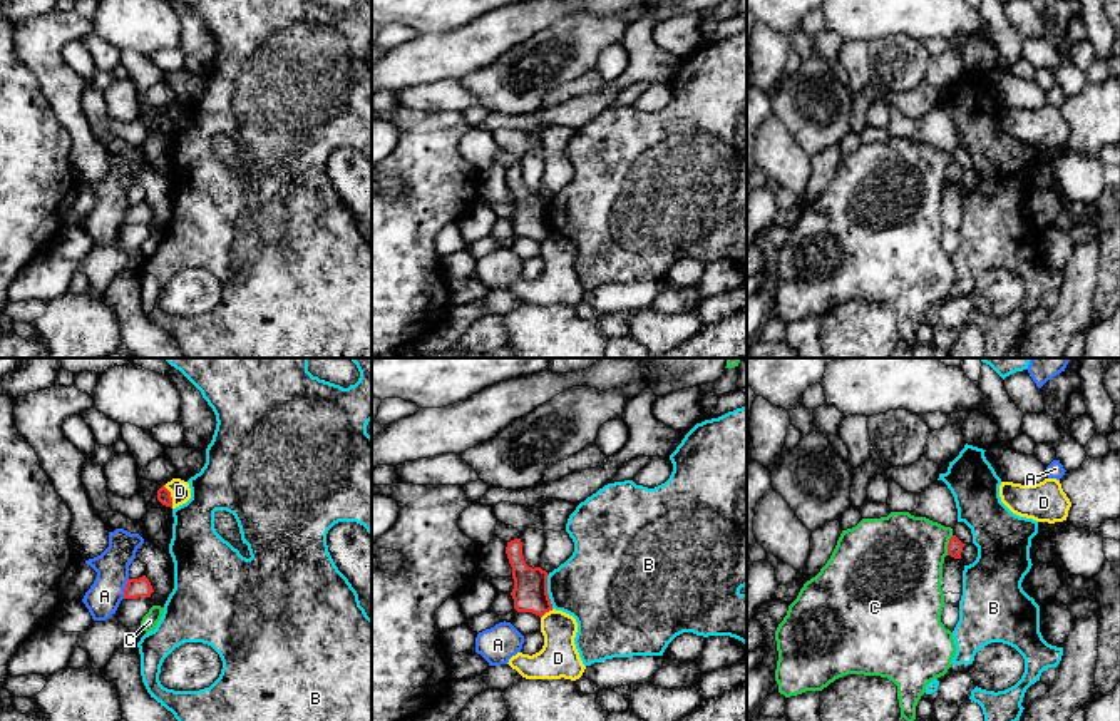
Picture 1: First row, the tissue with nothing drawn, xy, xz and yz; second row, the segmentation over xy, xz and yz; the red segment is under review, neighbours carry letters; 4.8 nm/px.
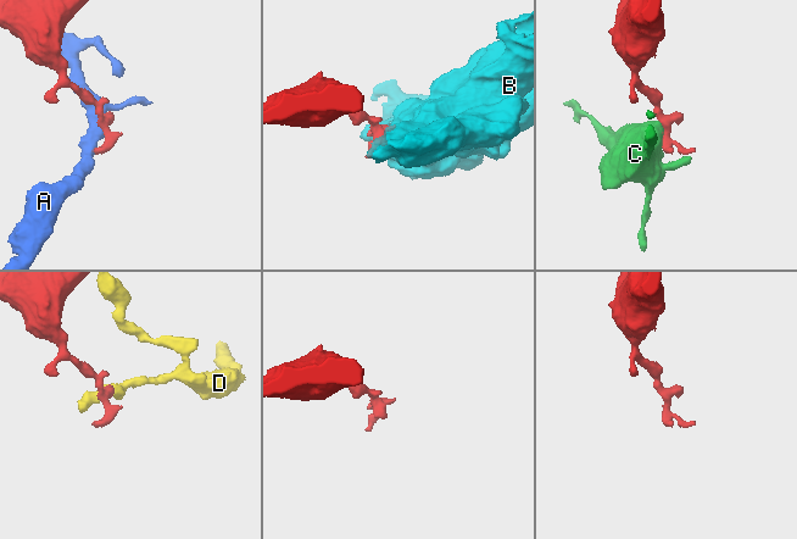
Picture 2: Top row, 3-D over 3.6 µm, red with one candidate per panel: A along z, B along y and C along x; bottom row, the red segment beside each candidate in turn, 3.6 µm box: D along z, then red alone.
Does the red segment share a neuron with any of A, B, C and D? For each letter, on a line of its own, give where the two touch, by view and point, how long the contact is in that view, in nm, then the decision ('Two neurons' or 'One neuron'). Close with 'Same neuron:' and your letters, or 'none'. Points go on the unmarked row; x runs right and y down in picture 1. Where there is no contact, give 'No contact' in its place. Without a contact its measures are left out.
A: Touches red at xy (124, 214). Shared border 100 nm. Two neurons
B: Touches red at xz (546, 216). Shared border 170 nm. Two neurons
C: Touches red at yz (948, 171). Shared border 100 nm. Two neurons
D: Touches red at xy (171, 122). Shared border 120 nm. Two neurons
Same neuron: none

